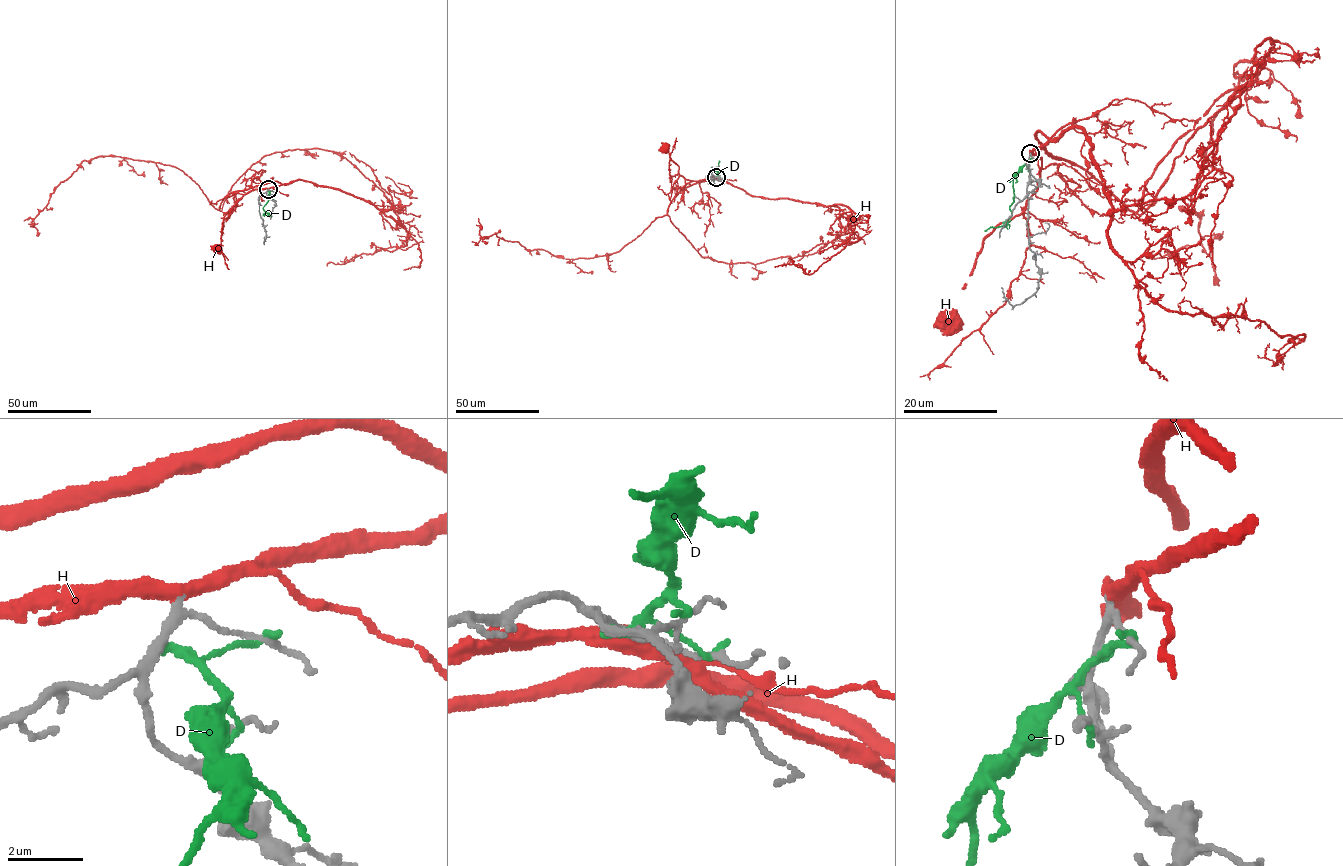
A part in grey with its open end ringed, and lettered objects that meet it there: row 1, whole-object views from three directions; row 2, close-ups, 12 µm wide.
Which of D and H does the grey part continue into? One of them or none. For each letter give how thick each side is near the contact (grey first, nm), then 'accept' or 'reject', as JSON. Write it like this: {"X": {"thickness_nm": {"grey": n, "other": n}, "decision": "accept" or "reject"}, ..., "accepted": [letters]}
{"D": {"thickness_nm": {"grey": 200, "other": 280}, "decision": "reject"}, "H": {"thickness_nm": {"grey": 220, "other": 440}, "decision": "accept"}, "accepted": ["H"]}

